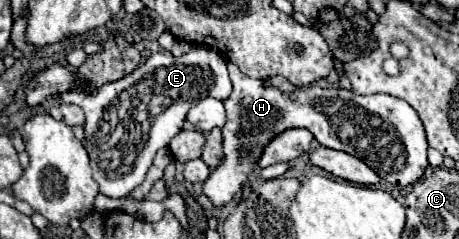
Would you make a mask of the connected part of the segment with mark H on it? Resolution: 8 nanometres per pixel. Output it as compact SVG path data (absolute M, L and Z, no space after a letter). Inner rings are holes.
M228 61L230 81L234 85L232 95L224 101L226 107L226 125L224 133L224 157L222 163L210 173L204 181L204 195L214 205L226 205L234 195L244 187L248 175L258 167L256 161L260 153L276 133L282 133L290 127L306 127L318 139L322 147L346 151L362 159L380 179L406 187L418 181L426 167L426 133L418 113L396 97L376 93L370 97L360 97L344 89L320 89L308 85L294 93L282 93L276 87L264 87L262 79L252 79L244 75L234 63ZM332 103L342 103L340 111L332 117ZM344 117L344 121L342 121Z

